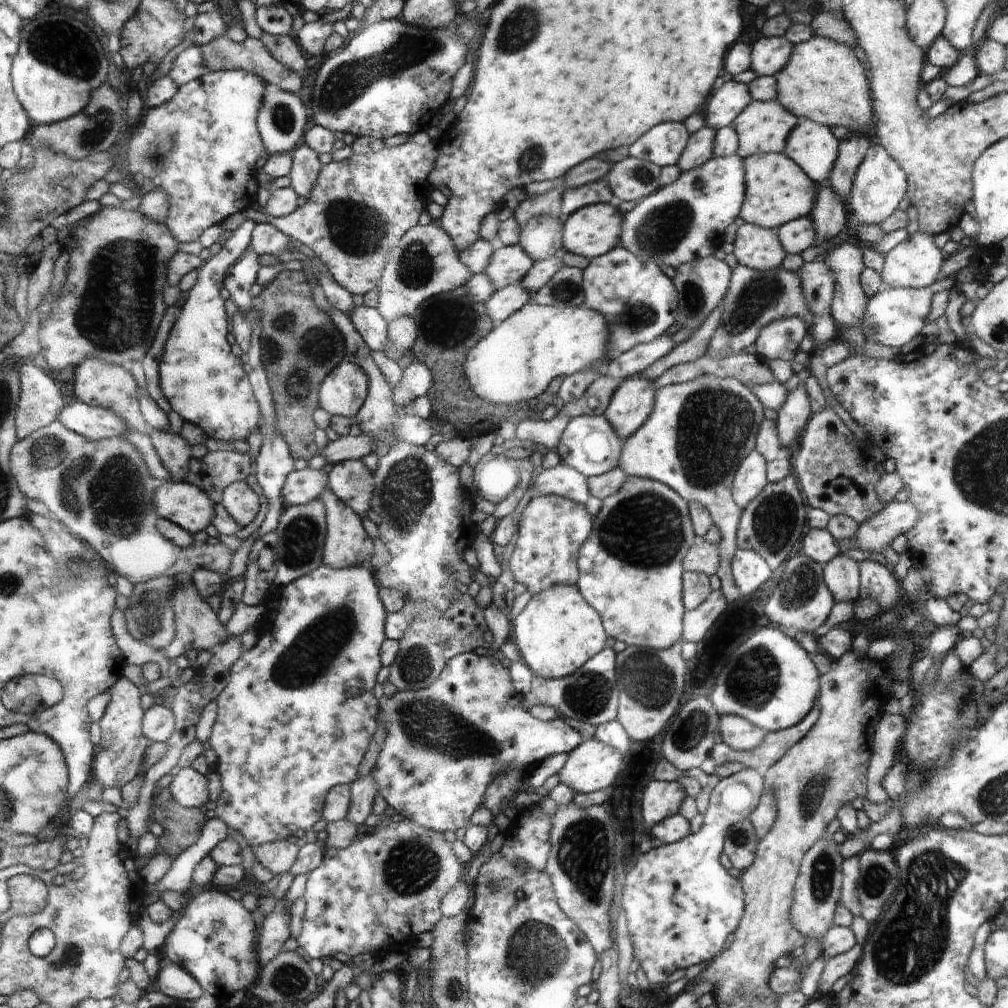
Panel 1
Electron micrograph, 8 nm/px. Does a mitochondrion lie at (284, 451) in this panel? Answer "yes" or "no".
no

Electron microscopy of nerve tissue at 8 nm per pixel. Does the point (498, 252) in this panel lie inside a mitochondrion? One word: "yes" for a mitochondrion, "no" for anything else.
no

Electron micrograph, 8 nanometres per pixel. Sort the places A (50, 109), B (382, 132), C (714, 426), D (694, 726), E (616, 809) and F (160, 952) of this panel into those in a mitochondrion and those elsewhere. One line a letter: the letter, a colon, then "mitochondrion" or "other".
A: other
B: other
C: mitochondrion
D: mitochondrion
E: mitochondrion
F: other

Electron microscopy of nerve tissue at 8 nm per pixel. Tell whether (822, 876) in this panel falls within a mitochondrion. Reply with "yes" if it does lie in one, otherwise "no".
yes

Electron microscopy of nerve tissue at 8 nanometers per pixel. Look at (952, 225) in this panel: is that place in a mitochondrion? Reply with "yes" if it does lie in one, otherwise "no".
no

